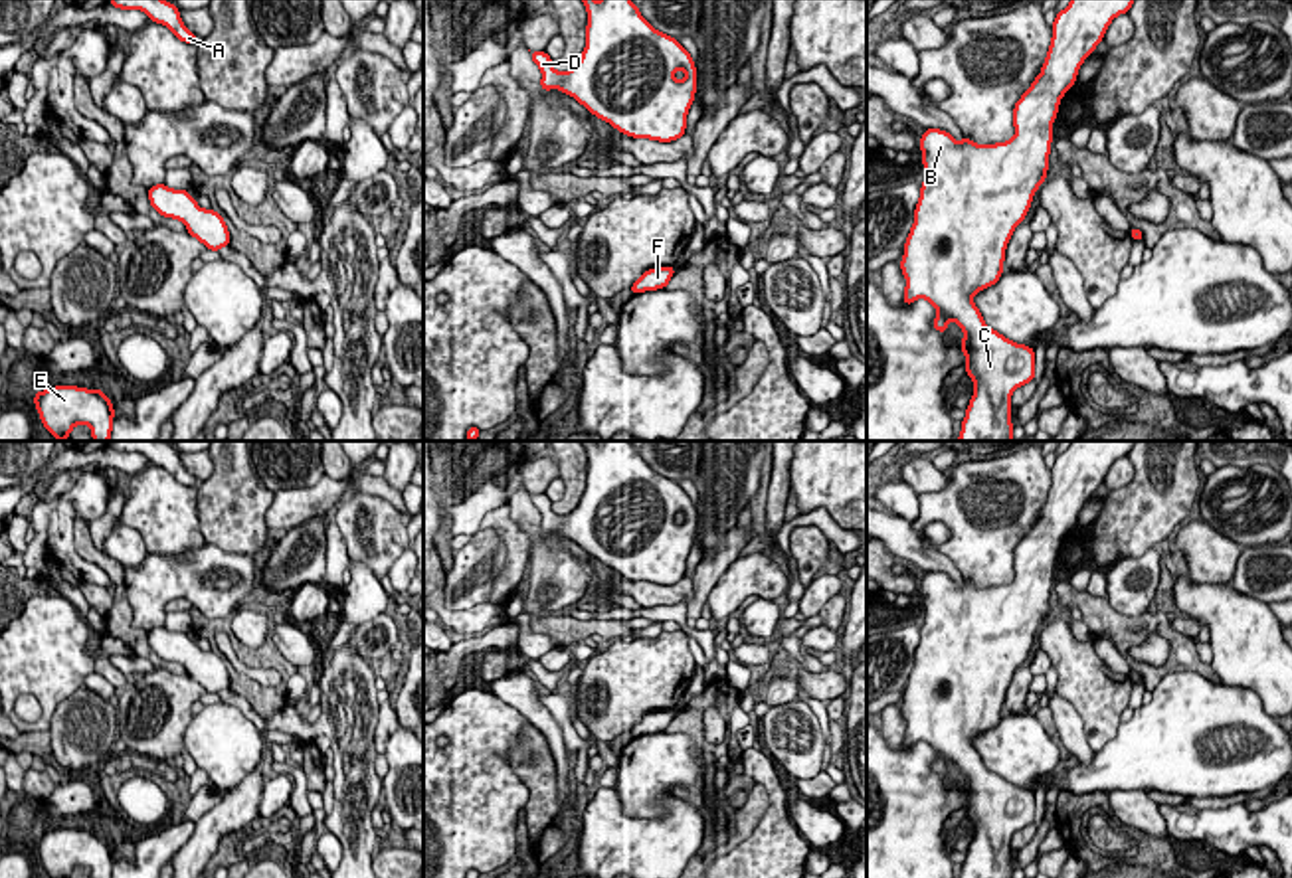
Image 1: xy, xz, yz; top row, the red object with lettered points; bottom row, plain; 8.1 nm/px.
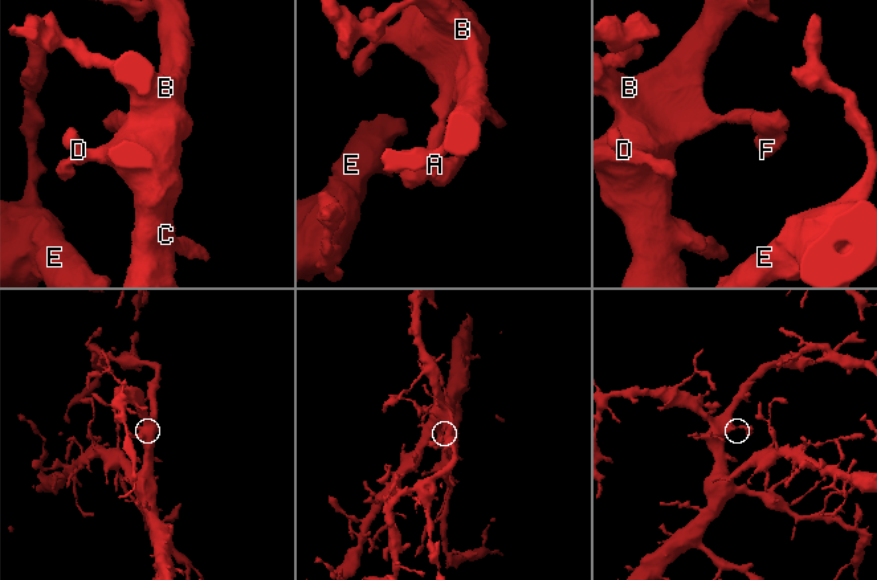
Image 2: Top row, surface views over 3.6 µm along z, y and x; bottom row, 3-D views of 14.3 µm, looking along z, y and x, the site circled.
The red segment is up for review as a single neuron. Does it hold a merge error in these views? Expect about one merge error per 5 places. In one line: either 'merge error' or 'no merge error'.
no merge error

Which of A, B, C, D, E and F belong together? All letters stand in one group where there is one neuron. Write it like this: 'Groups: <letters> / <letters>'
Groups: A B C D E F

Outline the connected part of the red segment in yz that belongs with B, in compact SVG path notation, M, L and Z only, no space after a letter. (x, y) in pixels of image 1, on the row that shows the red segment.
M1070 0L1055 16L1041 73L1013 107L1015 134L1011 140L981 146L968 136L958 142L940 129L926 129L920 138L924 184L900 261L906 279L902 303L912 305L926 299L938 310L932 320L936 330L946 334L950 320L956 320L964 330L960 348L966 354L964 368L973 382L973 395L958 441L1013 441L1011 395L1017 388L1035 380L1035 350L989 328L973 305L973 295L1001 279L1007 243L1015 227L1023 223L1033 194L1047 178L1053 123L1061 99L1076 83L1080 65L1104 40L1112 20L1130 12L1134 2Z

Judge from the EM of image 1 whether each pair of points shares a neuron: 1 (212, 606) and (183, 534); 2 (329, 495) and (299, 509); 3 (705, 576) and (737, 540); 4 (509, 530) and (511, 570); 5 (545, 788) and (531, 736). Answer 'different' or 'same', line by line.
1: different
2: same
3: same
4: same
5: same

